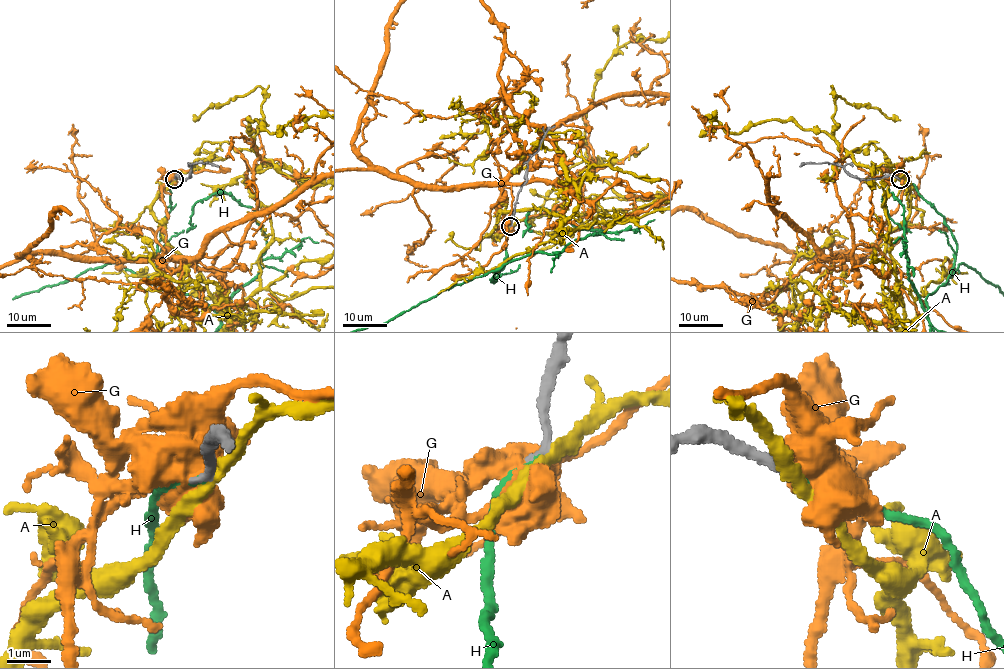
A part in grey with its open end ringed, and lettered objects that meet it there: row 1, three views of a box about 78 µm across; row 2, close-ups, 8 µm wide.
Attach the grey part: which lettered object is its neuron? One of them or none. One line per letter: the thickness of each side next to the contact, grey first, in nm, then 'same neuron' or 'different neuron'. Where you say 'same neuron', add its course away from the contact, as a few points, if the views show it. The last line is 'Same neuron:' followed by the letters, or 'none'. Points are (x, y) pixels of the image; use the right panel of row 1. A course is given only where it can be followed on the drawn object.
A: calibres 180 and 280 nm; different neuron
G: calibres 190 and 650 nm; different neuron
H: calibres 160 and 160 nm; same neuron
Same neuron: H

